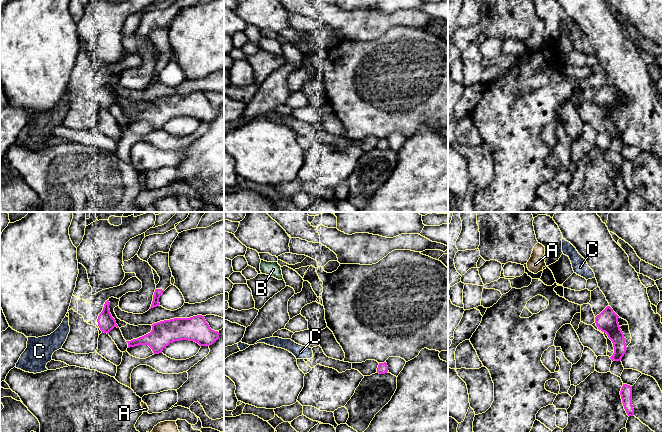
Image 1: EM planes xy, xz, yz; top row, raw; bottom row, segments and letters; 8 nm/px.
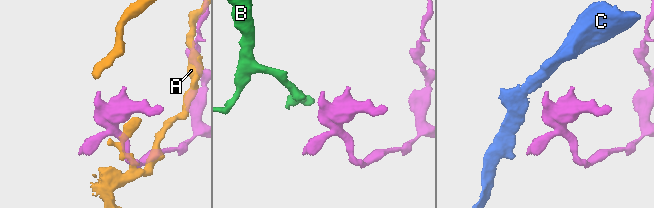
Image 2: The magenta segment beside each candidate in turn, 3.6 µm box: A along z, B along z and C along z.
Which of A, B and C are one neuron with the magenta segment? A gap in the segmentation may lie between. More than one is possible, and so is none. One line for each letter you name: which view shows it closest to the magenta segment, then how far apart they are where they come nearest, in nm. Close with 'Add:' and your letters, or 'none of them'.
B: Closest in xz. Distance 1050 nm
Add: B

